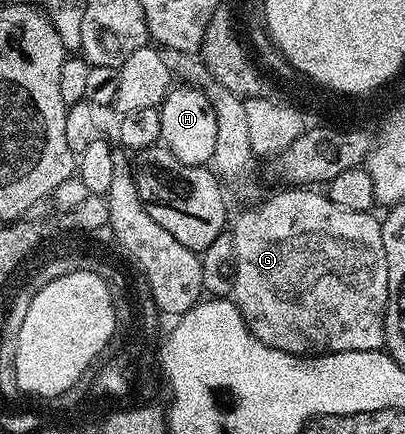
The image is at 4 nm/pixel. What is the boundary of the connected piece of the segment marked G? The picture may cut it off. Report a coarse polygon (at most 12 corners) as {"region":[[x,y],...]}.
{"region":[[284,187],[230,225],[232,297],[293,355],[385,348],[371,212]]}

